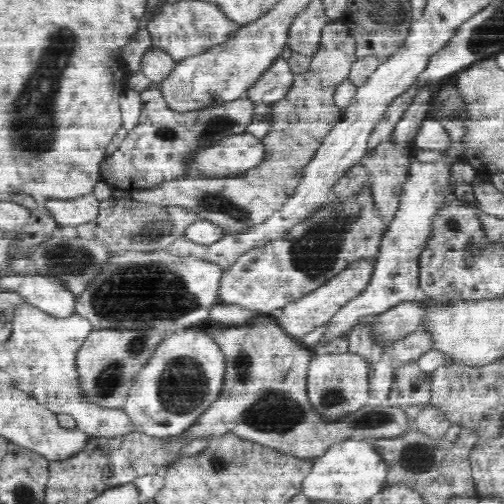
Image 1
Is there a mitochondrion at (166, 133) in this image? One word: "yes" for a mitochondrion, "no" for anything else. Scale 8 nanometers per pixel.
yes

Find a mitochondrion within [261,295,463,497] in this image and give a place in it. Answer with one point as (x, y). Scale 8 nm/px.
(417, 459)

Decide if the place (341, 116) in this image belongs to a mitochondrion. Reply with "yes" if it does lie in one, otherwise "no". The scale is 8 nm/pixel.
no

